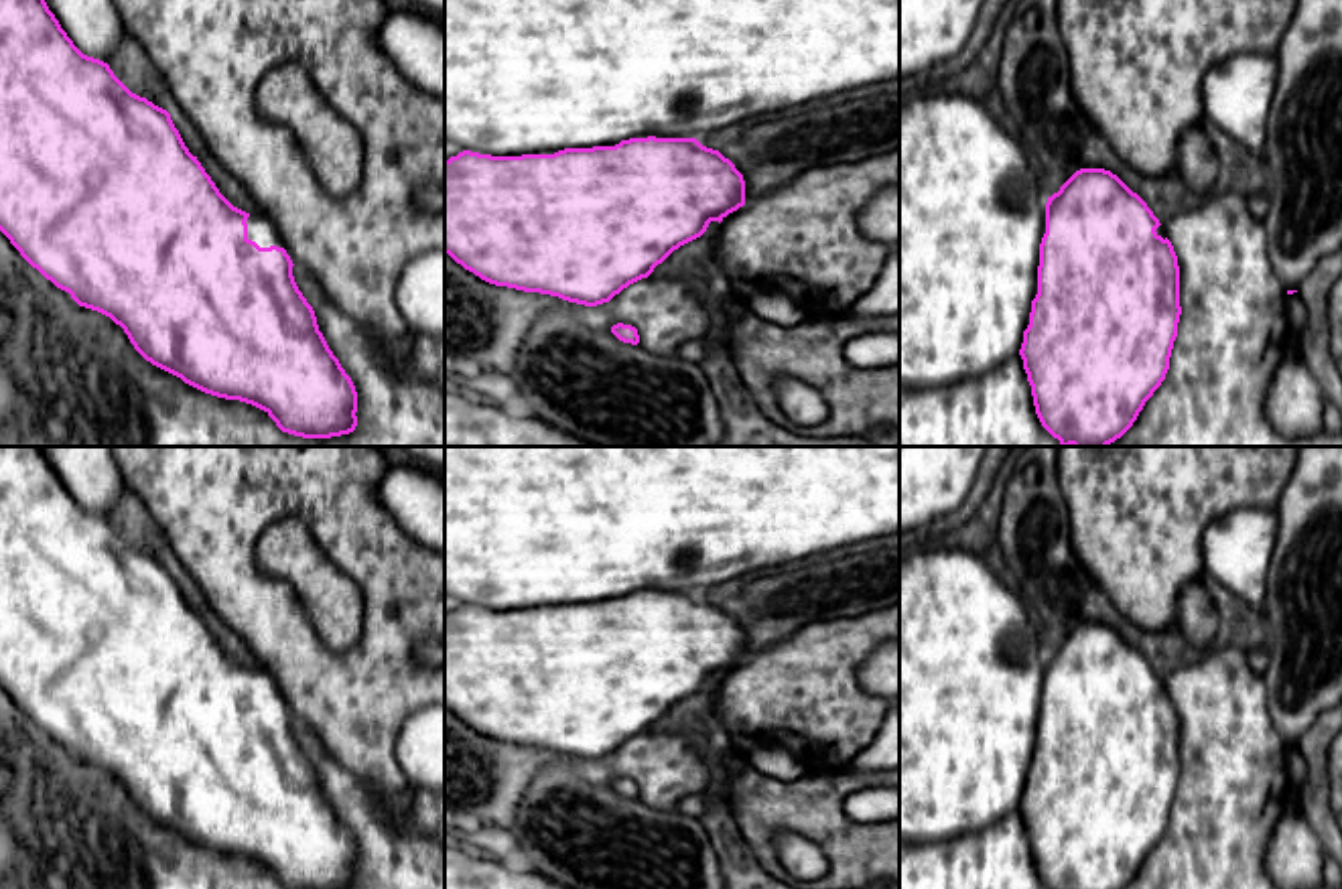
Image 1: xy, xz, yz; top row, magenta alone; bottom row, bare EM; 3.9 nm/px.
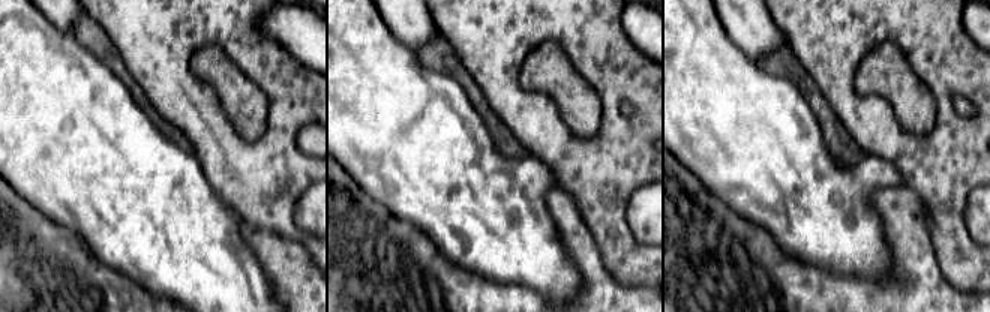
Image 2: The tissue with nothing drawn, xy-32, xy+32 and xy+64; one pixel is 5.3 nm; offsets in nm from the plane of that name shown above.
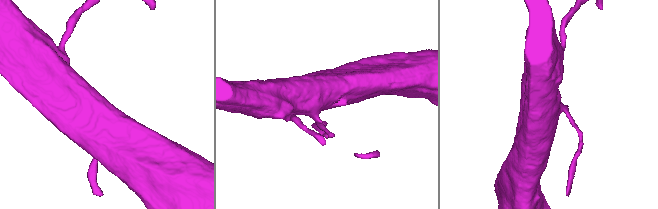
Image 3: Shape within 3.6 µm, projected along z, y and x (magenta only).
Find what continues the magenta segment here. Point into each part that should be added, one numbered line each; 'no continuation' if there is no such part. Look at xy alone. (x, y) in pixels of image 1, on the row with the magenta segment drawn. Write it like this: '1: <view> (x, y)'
1: xy (260, 230)

